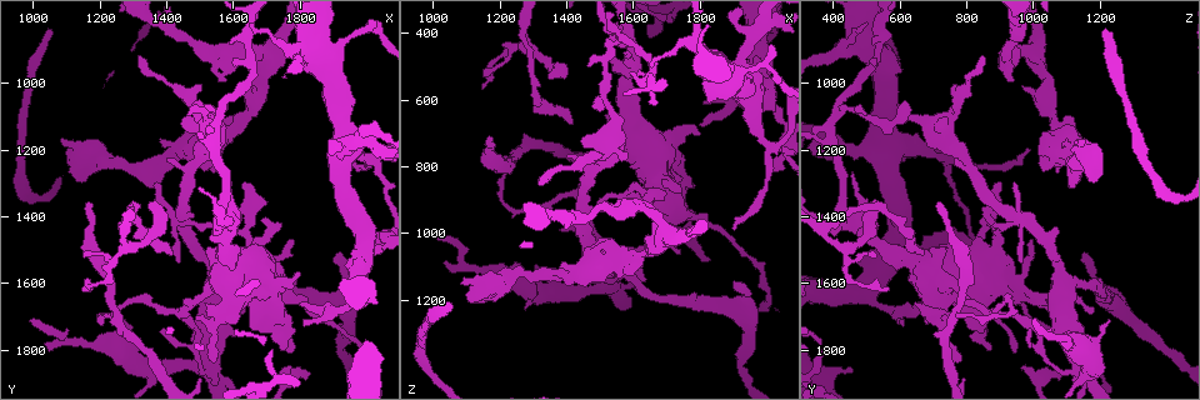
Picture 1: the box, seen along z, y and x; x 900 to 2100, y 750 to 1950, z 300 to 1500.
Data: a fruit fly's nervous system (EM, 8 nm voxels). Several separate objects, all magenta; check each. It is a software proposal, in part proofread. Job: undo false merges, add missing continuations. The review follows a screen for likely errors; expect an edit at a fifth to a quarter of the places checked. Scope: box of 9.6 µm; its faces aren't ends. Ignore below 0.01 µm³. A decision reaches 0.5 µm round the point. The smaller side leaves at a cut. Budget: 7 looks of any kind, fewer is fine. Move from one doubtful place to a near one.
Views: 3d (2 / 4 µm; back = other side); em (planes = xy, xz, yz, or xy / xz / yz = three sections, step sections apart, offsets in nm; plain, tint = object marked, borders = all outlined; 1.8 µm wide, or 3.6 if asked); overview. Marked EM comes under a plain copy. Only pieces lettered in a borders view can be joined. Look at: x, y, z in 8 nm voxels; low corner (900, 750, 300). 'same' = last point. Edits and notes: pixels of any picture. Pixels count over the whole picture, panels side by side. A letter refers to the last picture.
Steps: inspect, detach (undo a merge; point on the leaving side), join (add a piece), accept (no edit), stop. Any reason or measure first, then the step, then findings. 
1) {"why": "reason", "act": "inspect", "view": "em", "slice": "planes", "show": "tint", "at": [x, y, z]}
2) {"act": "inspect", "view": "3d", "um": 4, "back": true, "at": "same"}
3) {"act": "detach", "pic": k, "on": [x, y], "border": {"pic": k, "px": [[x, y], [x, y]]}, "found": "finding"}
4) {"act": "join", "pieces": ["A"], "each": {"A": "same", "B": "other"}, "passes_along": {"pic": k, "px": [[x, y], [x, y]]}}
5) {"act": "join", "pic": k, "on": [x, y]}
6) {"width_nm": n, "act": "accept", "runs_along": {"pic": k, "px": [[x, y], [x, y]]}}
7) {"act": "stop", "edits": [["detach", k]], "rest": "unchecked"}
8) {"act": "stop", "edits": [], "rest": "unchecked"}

{"why": "calibre changes", "act": "inspect", "view": "em", "slice": "planes", "show": "tint", "at": [1630, 1450, 880]}

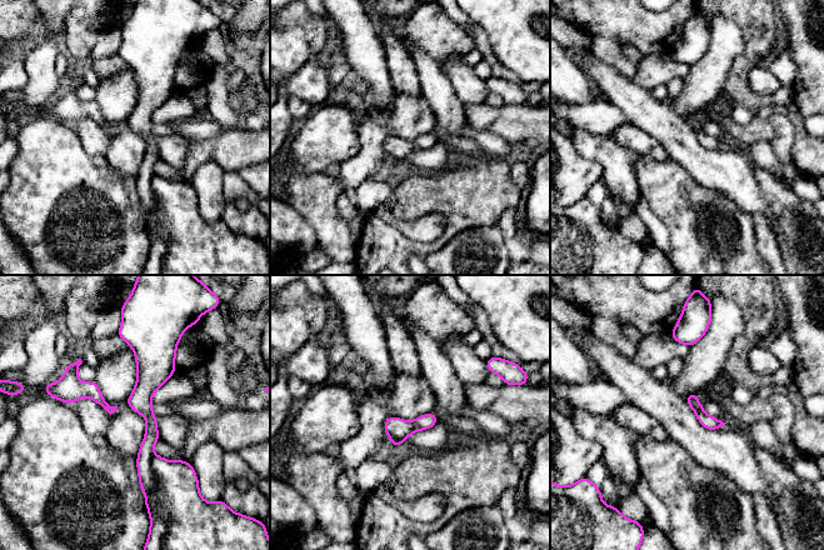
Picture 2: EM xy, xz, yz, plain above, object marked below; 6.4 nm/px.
{"act": "inspect", "view": "em", "slice": "planes", "show": "borders", "at": "same"}

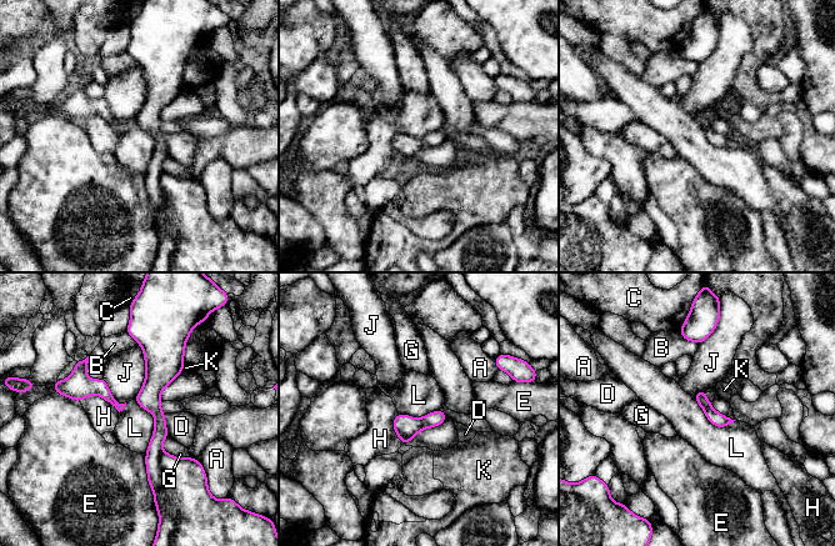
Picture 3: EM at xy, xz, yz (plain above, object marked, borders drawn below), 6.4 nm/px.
{"width_nm": 90, "act": "detach", "pic": 3, "on": [186, 496], "each": {"A": "other", "B": "other", "C": "other", "D": "other", "E": "other", "G": "other", "H": "other", "J": "other", "K": "other", "L": "other"}, "found": "two cells meet here"}

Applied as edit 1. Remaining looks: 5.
{"why": "end of a long branch", "act": "inspect", "view": "3d", "um": 4, "at": [1420, 1520, 660]}

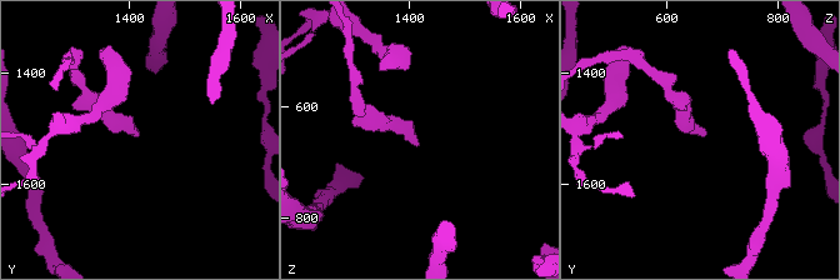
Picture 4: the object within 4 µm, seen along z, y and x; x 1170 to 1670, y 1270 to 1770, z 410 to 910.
{"why": "need the tissue", "act": "inspect", "view": "em", "slice": "xz", "step": 8, "show": "borders", "at": [1420, 1515, 665]}

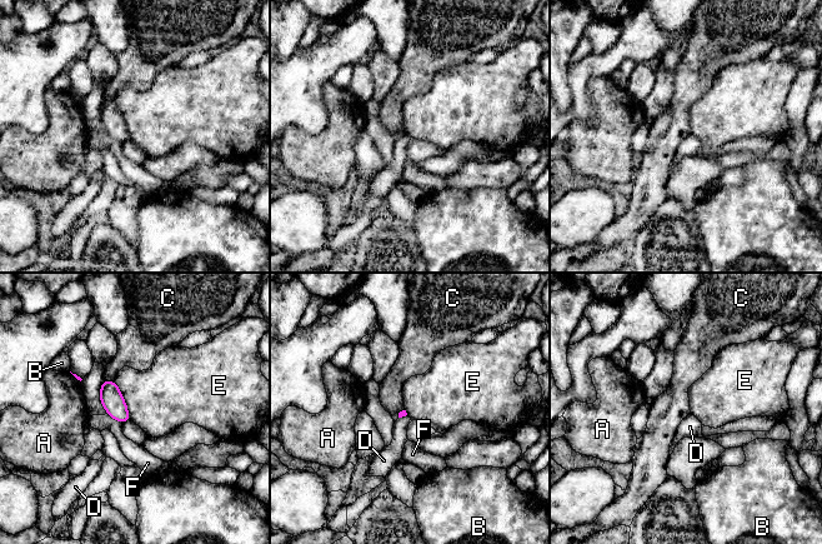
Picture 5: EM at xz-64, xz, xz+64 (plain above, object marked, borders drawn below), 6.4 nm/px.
{"act": "inspect", "view": "em", "slice": "planes", "show": "borders", "at": "same"}

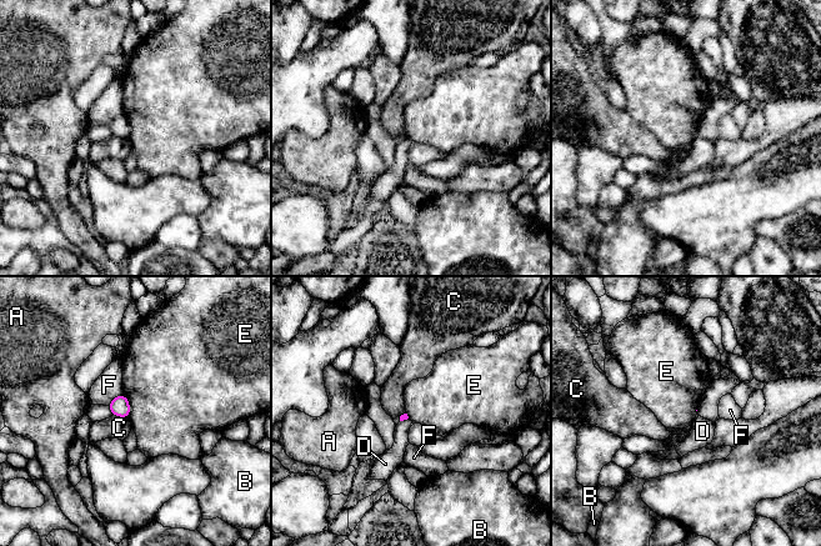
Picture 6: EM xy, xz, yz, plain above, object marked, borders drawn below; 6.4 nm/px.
{"longest_contact_nm": ["E", 160], "act": "accept", "each": {"A": "other", "B": "other", "C": "other", "D": "other", "E": "other", "F": "other"}, "border": {"pic": 6, "px": [[123, 394], [129, 405], [128, 417]]}, "found": "none of them fits"}

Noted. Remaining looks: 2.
{"why": "free end", "act": "inspect", "view": "em", "slice": "xz", "step": 16, "show": "borders", "at": [1380, 1170, 1110]}

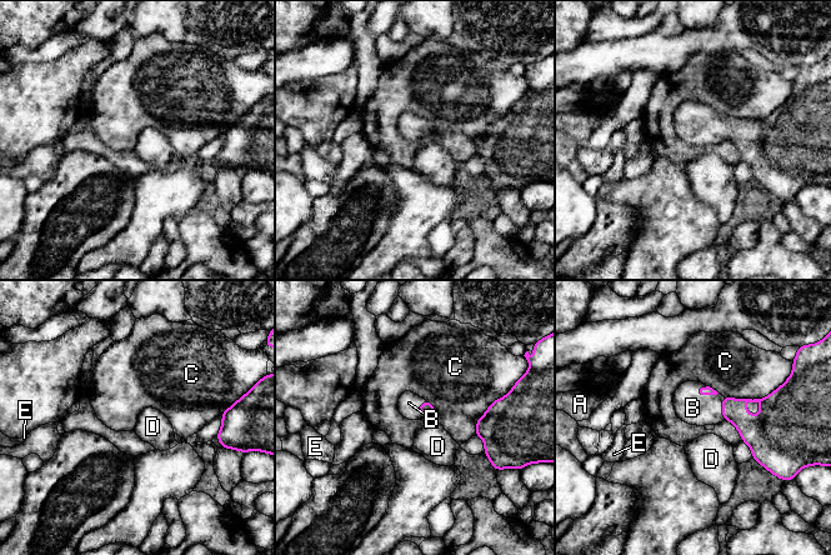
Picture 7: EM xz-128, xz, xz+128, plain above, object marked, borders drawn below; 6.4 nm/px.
{"act": "inspect", "view": "em", "slice": "yz", "step": 4, "show": "borders", "at": "same"}

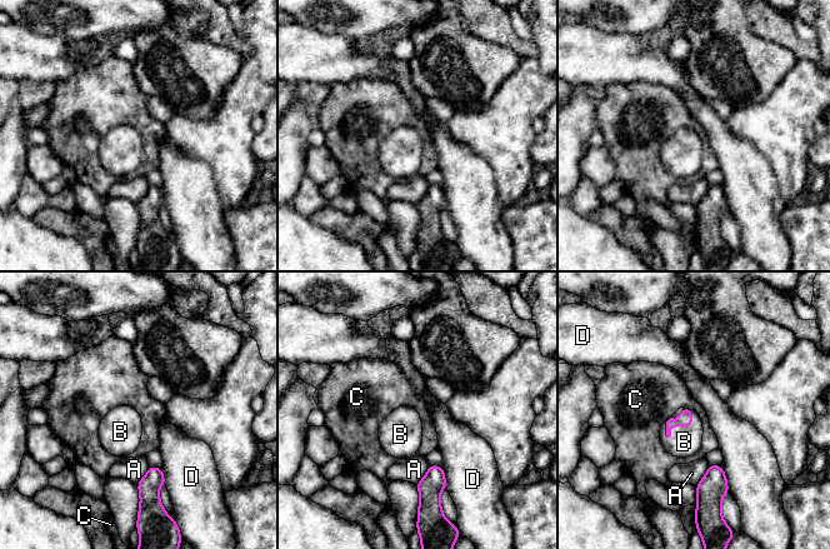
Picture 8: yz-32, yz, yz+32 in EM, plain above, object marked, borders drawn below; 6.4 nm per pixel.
{"act": "join", "pieces": ["B"], "each": {"A": "other", "B": "same", "C": "other", "D": "other"}, "passes_along": {"pic": 8, "px": [[685, 419], [684, 425], [684, 442]]}, "found": "it goes on there"}

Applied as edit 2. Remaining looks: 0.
{"act": "stop", "edits": [["detach", 3], ["join", 8]], "rest": "unchecked"}

